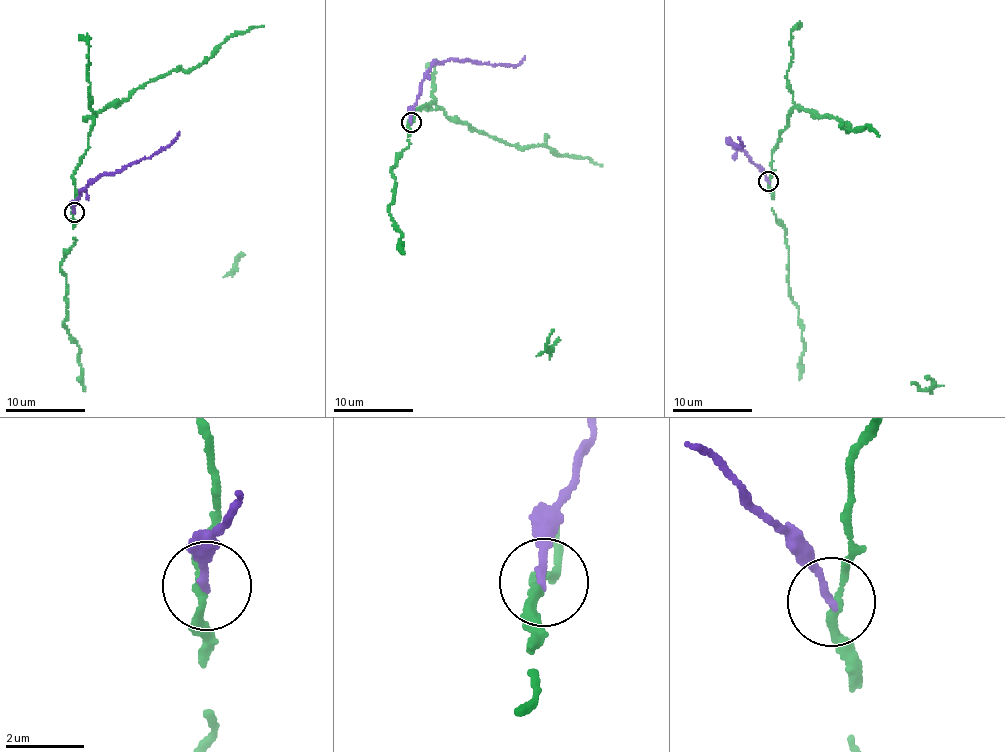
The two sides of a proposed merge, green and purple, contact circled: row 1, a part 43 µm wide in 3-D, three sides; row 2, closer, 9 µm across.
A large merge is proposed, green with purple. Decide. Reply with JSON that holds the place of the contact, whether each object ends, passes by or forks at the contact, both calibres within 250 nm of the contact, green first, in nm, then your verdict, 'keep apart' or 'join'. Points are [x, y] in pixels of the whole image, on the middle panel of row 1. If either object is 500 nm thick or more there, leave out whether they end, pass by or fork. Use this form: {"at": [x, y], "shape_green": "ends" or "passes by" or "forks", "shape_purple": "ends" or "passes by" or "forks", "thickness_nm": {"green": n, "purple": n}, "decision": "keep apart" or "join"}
{"at": [411, 122], "shape_green": "passes by", "shape_purple": "ends", "thickness_nm": {"green": 170, "purple": 180}, "decision": "keep apart"}

